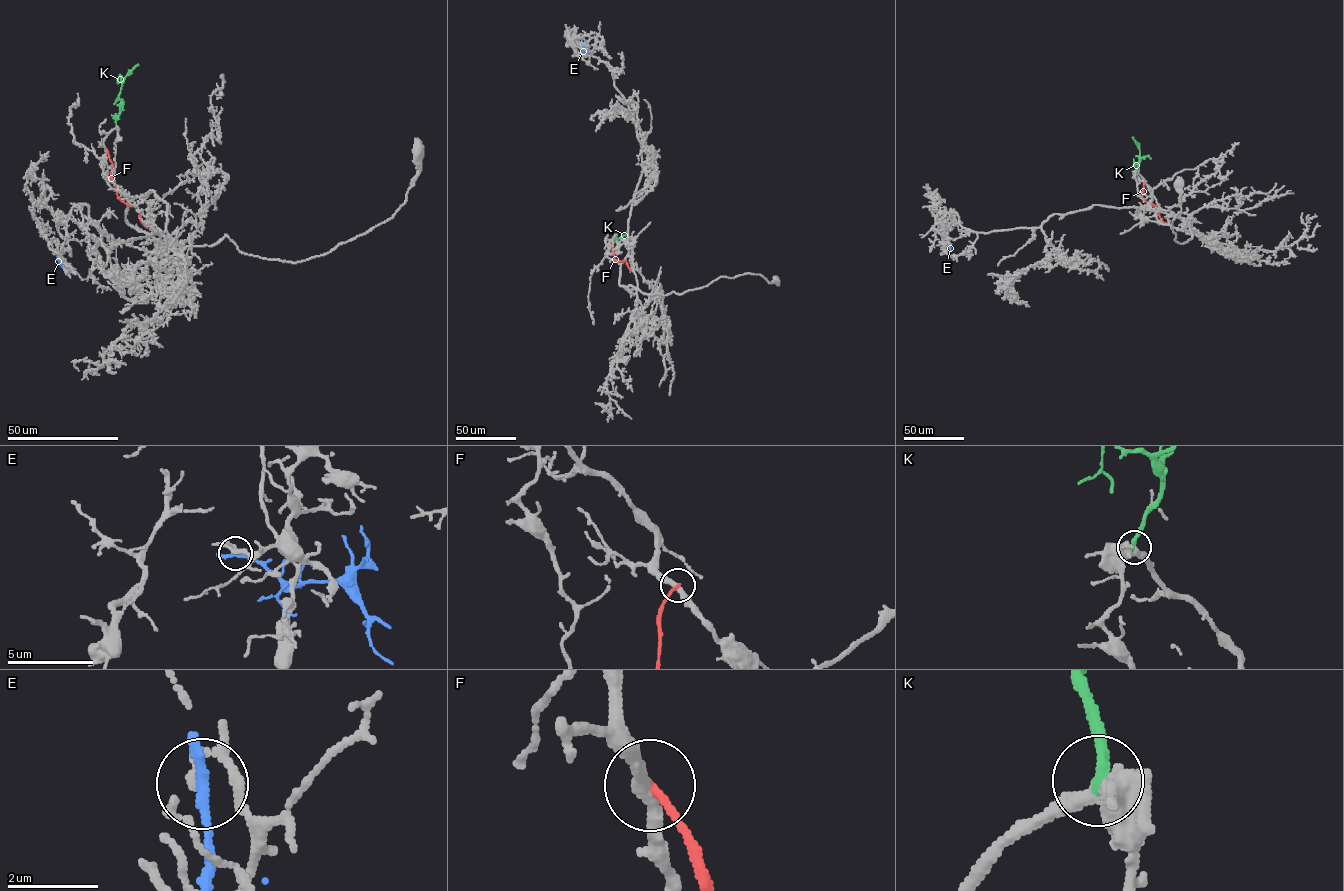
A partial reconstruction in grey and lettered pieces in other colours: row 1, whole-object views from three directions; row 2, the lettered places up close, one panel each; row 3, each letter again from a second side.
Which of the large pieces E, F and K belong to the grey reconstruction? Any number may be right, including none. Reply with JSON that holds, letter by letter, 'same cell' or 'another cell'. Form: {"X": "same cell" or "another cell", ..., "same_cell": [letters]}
{"E": "another cell", "F": "another cell", "K": "same cell", "same_cell": ["K"]}

